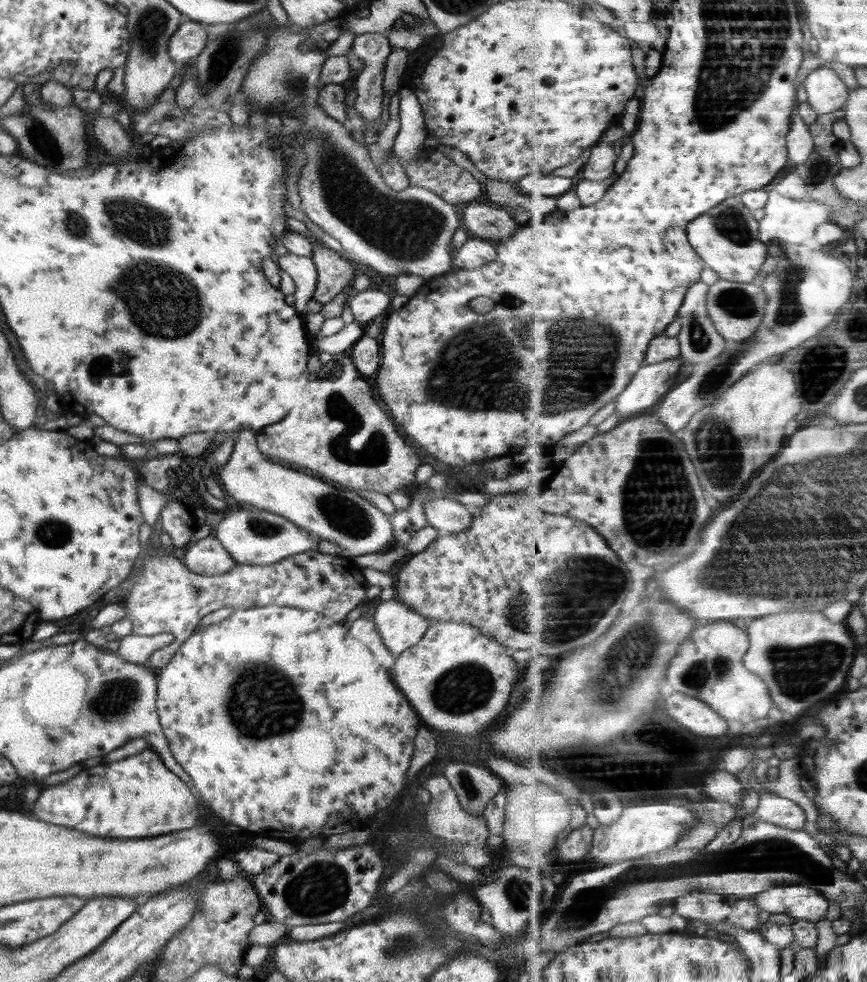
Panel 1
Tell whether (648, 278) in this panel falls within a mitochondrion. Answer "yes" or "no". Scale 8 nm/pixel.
no

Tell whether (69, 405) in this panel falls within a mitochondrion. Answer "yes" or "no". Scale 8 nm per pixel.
no

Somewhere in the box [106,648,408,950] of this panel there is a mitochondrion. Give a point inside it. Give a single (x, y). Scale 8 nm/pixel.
(257, 706)

